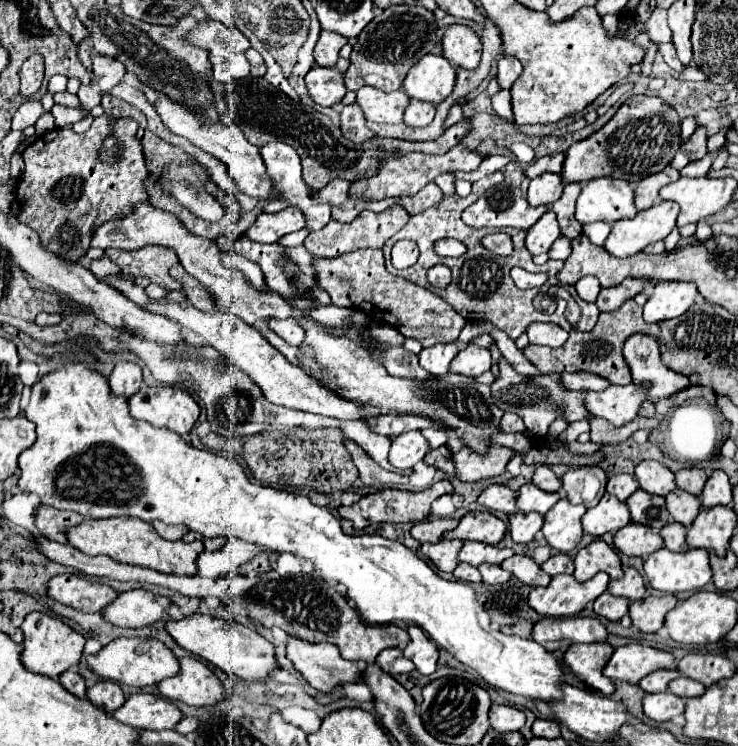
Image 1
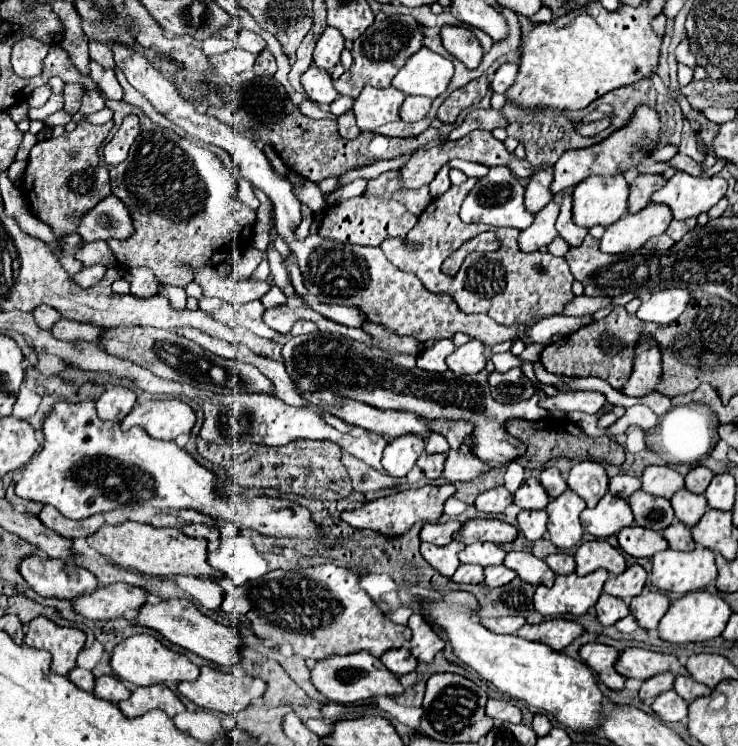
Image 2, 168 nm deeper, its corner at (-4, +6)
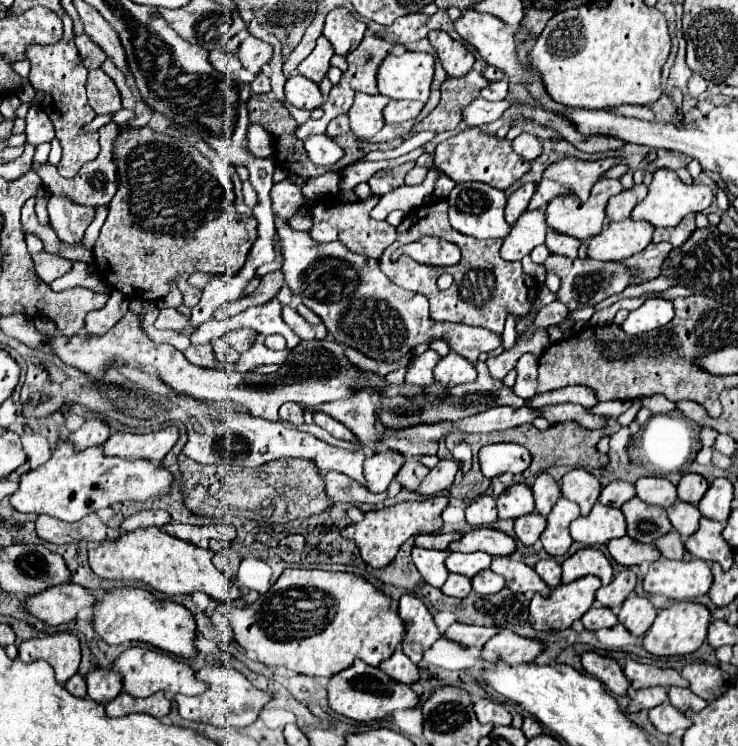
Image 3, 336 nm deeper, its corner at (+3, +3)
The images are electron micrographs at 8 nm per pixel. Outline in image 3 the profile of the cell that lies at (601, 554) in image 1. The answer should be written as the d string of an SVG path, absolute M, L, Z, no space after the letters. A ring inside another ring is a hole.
M581 548L563 562L561 584L569 584L569 582L589 576L589 574L597 576L603 582L603 586L607 586L613 578L613 568L611 568L611 562L599 550Z

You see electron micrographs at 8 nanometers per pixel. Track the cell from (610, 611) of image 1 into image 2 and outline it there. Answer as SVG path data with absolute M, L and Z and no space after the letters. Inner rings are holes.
M604 593L604 595L600 595L600 599L596 603L596 615L602 625L614 625L618 619L626 617L628 613L630 613L628 605L620 597L612 597L612 595Z

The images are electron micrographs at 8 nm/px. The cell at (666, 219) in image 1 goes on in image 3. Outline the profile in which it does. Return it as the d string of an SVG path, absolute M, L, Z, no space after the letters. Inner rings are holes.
M631 218L609 222L601 234L587 242L587 256L591 260L621 262L637 252L641 252L653 236L653 226L645 222L635 222Z

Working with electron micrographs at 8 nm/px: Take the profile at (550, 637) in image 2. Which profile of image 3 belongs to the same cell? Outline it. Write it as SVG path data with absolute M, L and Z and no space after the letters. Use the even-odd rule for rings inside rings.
M501 630L495 634L481 650L481 658L487 662L505 662L507 666L517 666L523 662L533 662L541 654L543 644L539 640L529 640L513 634L511 630Z

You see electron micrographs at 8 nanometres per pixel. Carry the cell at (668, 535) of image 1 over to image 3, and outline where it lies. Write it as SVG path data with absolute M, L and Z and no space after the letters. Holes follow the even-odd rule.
M671 530L671 532L665 534L665 536L661 536L661 540L657 540L655 546L657 546L659 552L661 552L665 558L669 558L669 560L689 560L689 558L691 558L689 552L687 552L685 546L683 546L683 540L681 540L679 532L675 532L675 530Z

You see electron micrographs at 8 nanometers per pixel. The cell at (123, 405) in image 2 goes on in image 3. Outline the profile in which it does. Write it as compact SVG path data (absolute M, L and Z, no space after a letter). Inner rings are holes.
M85 420L79 430L71 432L67 440L73 444L77 452L91 448L91 446L101 446L109 438L109 426L103 420Z

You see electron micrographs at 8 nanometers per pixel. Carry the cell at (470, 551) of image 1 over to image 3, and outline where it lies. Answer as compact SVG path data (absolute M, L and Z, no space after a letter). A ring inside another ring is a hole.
M451 552L445 560L445 566L449 572L463 574L467 578L473 578L477 572L489 568L489 564L491 564L491 556L485 552L475 552L475 554Z

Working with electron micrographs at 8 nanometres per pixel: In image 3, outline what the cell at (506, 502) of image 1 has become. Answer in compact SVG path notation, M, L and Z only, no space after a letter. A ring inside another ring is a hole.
M479 496L467 510L465 510L465 518L471 526L485 526L497 520L497 506L495 506L495 498L493 496Z

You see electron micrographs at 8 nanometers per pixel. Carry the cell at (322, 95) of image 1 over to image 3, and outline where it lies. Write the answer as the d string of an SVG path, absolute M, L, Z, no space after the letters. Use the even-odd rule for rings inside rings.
M291 76L285 84L285 98L295 108L303 110L315 110L323 104L323 96L319 92L319 86L303 76Z

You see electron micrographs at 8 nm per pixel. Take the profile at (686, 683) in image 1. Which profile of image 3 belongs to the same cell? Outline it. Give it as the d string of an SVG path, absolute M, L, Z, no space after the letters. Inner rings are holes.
M669 688L669 702L677 708L677 710L681 710L681 712L687 712L687 710L693 710L693 712L701 712L705 706L707 706L707 702L705 700L701 700L699 696L695 696L689 688Z

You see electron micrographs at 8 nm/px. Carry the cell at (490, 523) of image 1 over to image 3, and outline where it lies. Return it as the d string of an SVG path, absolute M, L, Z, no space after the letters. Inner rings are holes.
M475 528L461 542L449 544L451 552L487 552L491 556L509 556L515 552L515 540L493 528Z

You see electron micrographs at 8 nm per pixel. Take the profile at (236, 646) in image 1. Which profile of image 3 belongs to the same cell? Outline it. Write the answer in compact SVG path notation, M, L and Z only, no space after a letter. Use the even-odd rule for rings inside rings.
M113 588L93 604L93 630L107 644L145 642L165 652L173 652L185 658L197 654L193 646L195 620L187 608L171 600L159 600L145 588Z

